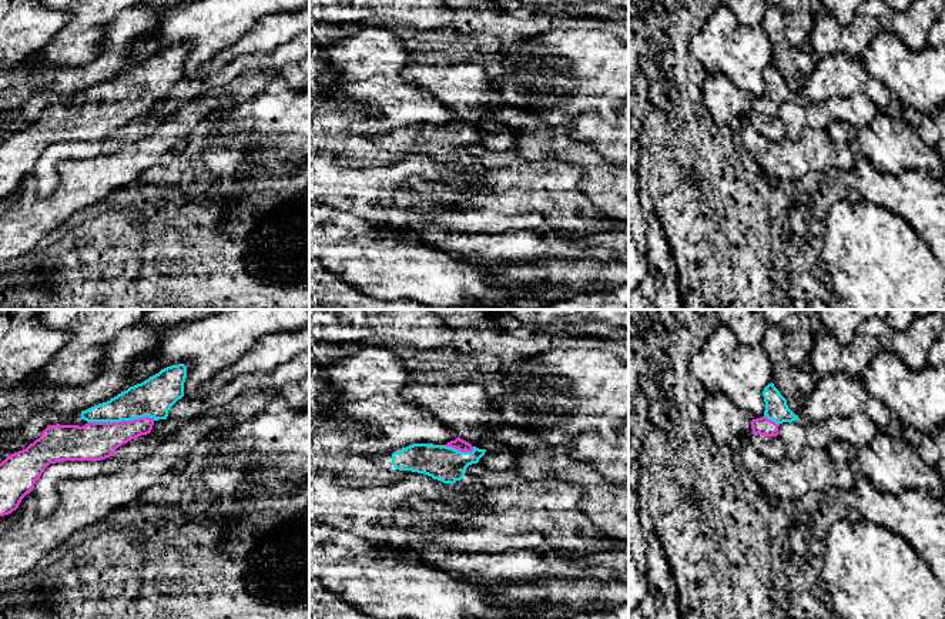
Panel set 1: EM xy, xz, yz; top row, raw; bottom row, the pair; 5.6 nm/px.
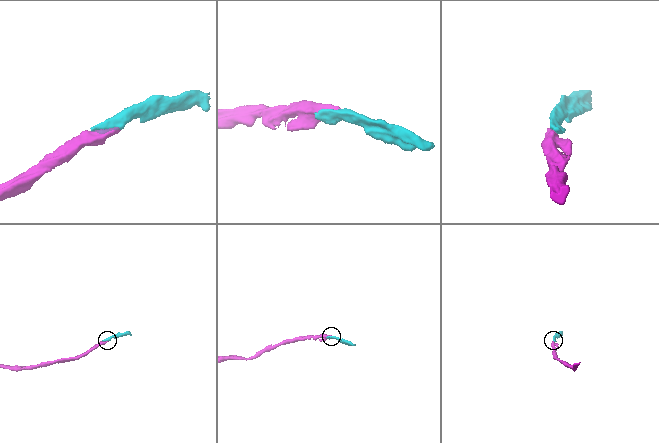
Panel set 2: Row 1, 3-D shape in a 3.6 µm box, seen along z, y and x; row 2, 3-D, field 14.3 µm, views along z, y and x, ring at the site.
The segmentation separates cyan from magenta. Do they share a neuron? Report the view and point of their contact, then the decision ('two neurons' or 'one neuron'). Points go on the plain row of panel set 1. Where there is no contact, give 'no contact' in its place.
xy (121, 100) | one neuron

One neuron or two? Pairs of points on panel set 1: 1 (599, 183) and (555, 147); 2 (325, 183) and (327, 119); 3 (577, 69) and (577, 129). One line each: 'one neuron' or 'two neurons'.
1: one neuron
2: two neurons
3: two neurons

